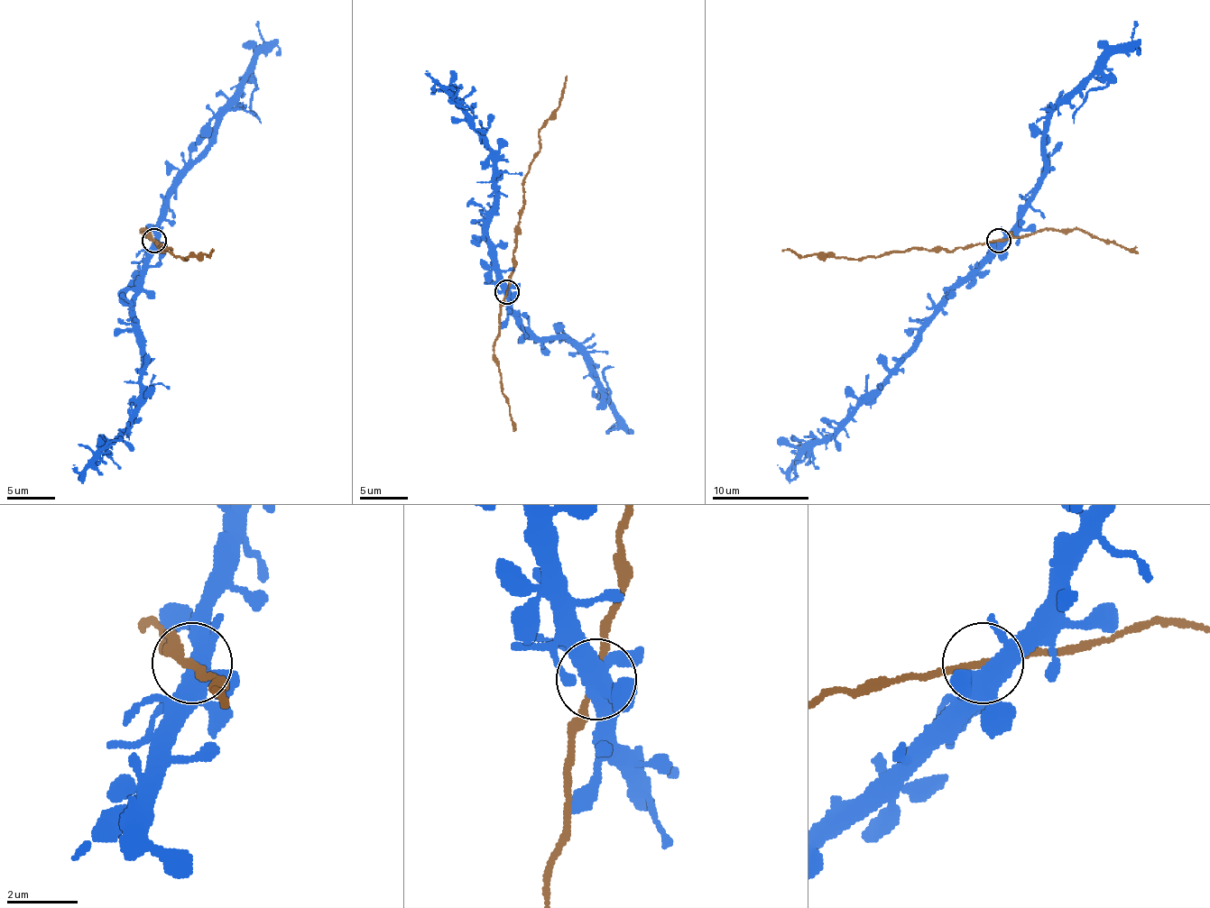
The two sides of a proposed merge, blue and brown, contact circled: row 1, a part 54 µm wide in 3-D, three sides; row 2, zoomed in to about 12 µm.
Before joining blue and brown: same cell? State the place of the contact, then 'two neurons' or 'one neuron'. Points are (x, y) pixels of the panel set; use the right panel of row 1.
place (999, 240); one neuron

